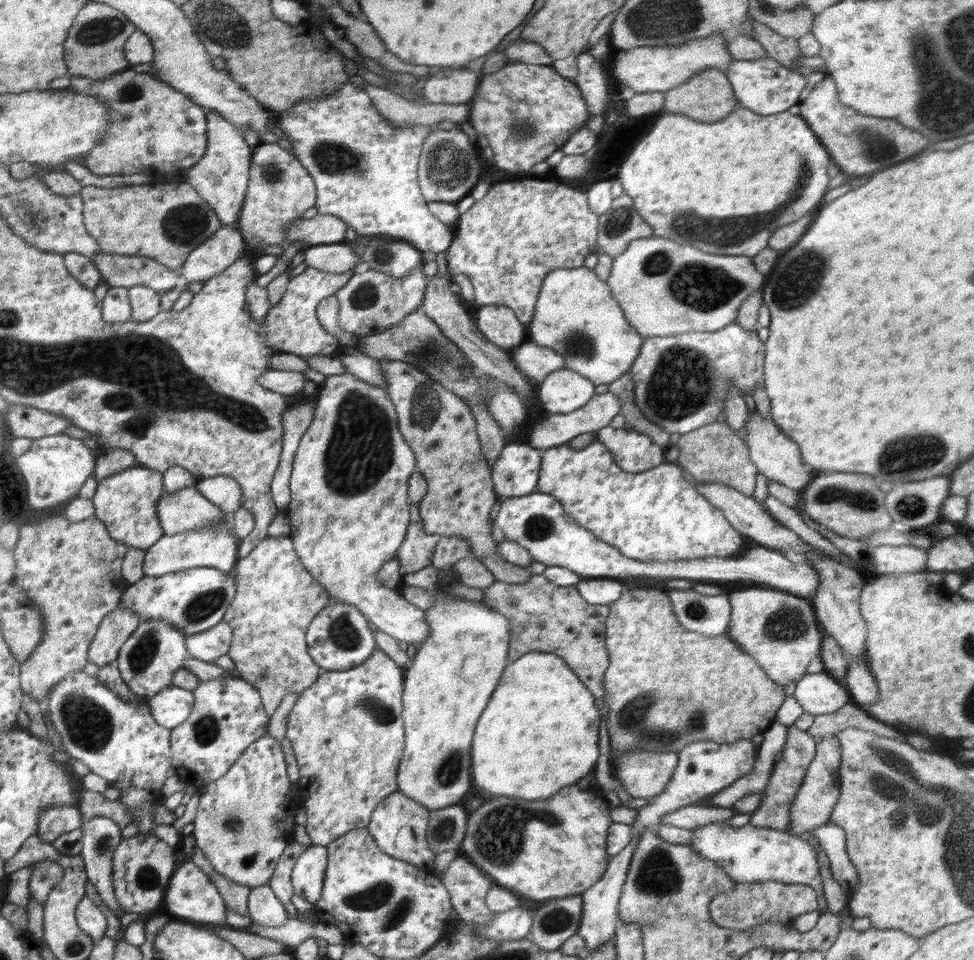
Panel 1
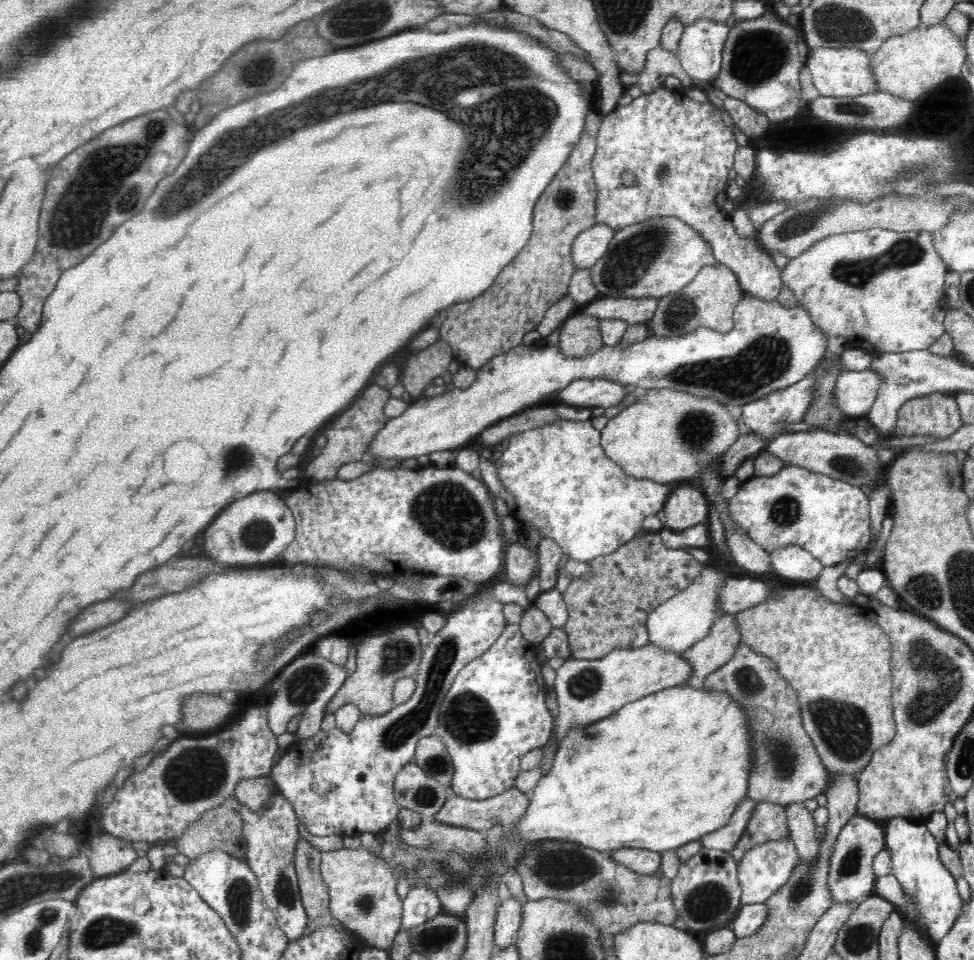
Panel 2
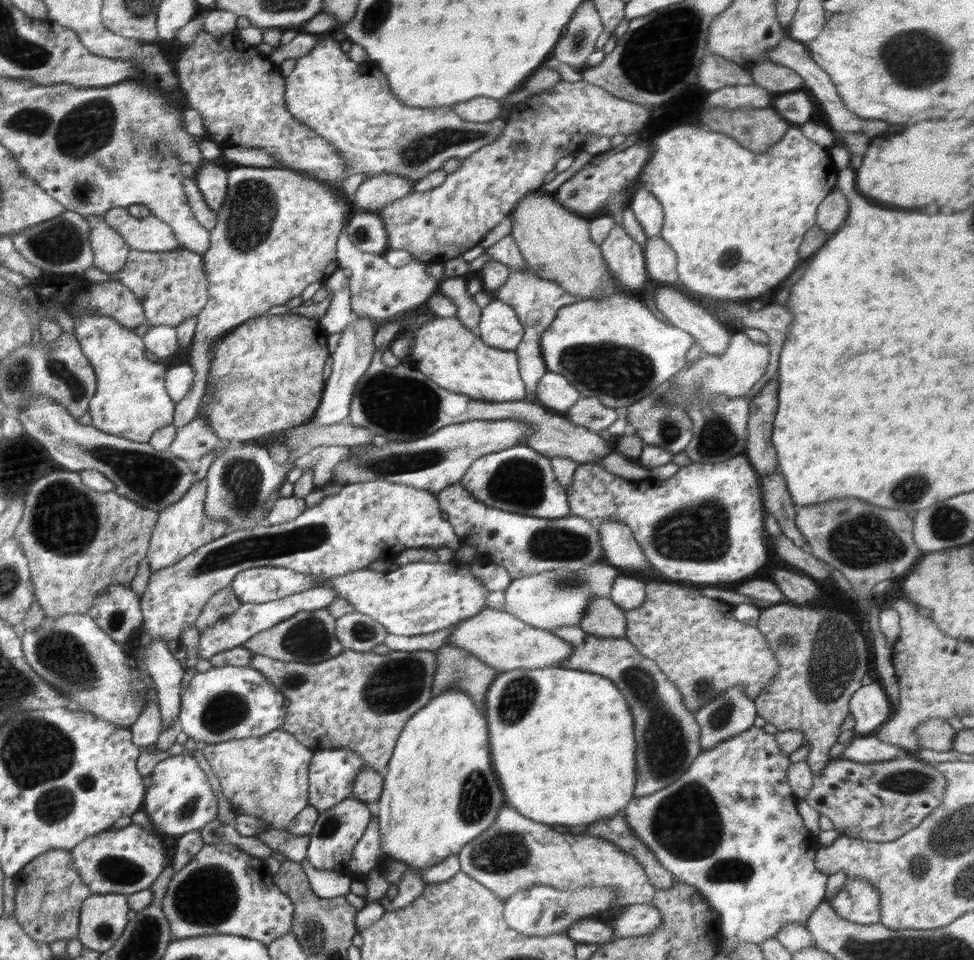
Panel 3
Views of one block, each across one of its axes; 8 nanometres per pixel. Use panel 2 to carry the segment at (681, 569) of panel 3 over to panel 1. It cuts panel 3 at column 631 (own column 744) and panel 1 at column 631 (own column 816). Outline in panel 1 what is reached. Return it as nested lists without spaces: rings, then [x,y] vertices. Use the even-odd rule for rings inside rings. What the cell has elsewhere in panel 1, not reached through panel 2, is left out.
[[[596,438],[580,450],[574,450],[567,444],[545,449],[536,491],[554,496],[566,515],[626,558],[644,563],[658,563],[730,557],[744,544],[743,534],[732,528],[723,513],[704,496],[700,496],[698,490],[684,479],[682,473],[681,466],[676,462],[664,462],[640,473],[626,472],[614,462],[604,443]]]

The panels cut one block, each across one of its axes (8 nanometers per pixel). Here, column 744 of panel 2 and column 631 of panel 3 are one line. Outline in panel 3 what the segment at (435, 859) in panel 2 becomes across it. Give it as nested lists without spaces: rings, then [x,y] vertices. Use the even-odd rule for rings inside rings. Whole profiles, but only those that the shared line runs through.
[[[564,667],[519,668],[498,673],[485,696],[489,747],[506,804],[537,823],[580,825],[614,816],[633,798],[636,743],[633,714],[620,689],[599,674]]]

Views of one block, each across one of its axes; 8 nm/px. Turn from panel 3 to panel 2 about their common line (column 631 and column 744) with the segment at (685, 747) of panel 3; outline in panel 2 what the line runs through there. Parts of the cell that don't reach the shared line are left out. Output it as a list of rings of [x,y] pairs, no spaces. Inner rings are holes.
[[[740,643],[733,657],[705,678],[703,688],[728,693],[748,715],[748,737],[752,747],[750,759],[753,762],[748,798],[784,806],[803,803],[824,794],[830,772],[822,765],[813,741],[802,726],[798,695],[776,672],[776,663],[770,657]]]

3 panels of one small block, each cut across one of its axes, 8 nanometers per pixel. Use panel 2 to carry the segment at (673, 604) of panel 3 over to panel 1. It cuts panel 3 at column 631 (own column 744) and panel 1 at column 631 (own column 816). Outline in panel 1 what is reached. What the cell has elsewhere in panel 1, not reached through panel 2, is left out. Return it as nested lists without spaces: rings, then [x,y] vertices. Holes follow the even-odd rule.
[[[652,588],[623,590],[620,598],[609,604],[605,632],[609,663],[603,674],[603,688],[608,702],[605,706],[612,751],[678,752],[691,742],[702,740],[732,744],[743,738],[751,739],[773,723],[786,698],[784,686],[772,682],[761,666],[727,634],[704,636],[684,629],[678,623],[665,591]]]

